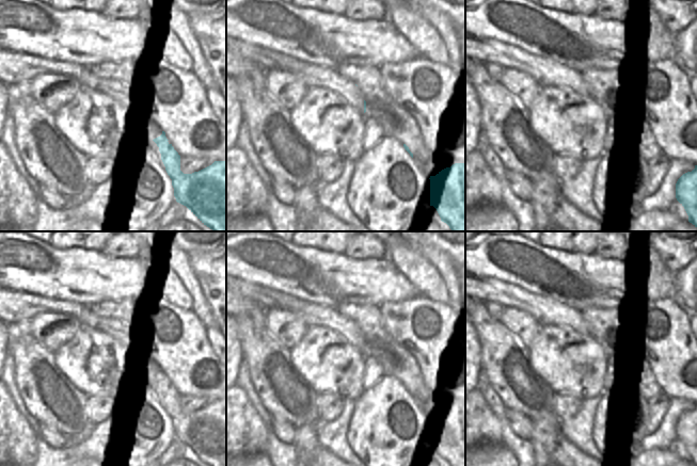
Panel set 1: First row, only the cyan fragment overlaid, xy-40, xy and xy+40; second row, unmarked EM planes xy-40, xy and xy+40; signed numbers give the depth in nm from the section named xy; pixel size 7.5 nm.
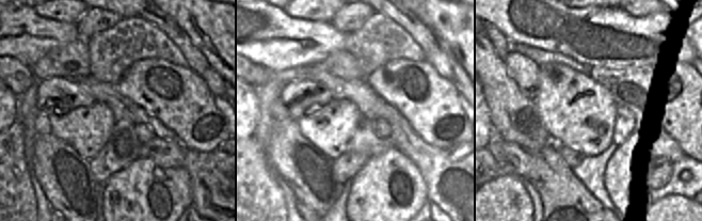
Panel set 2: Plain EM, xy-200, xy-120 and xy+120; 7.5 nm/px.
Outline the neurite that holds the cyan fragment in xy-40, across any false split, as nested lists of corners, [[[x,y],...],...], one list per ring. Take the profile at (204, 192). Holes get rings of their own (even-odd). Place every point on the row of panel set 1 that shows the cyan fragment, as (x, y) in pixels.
[[[165,132],[153,140],[159,147],[165,171],[172,179],[176,202],[186,206],[212,231],[226,231],[226,161],[215,161],[211,165],[192,174],[180,171],[180,156],[170,144]]]

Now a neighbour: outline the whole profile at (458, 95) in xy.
[[[452,73],[449,77],[449,87],[454,105],[465,123],[465,92],[462,90],[456,75]]]

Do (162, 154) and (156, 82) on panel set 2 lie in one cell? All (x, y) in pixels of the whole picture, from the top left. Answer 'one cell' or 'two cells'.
two cells

